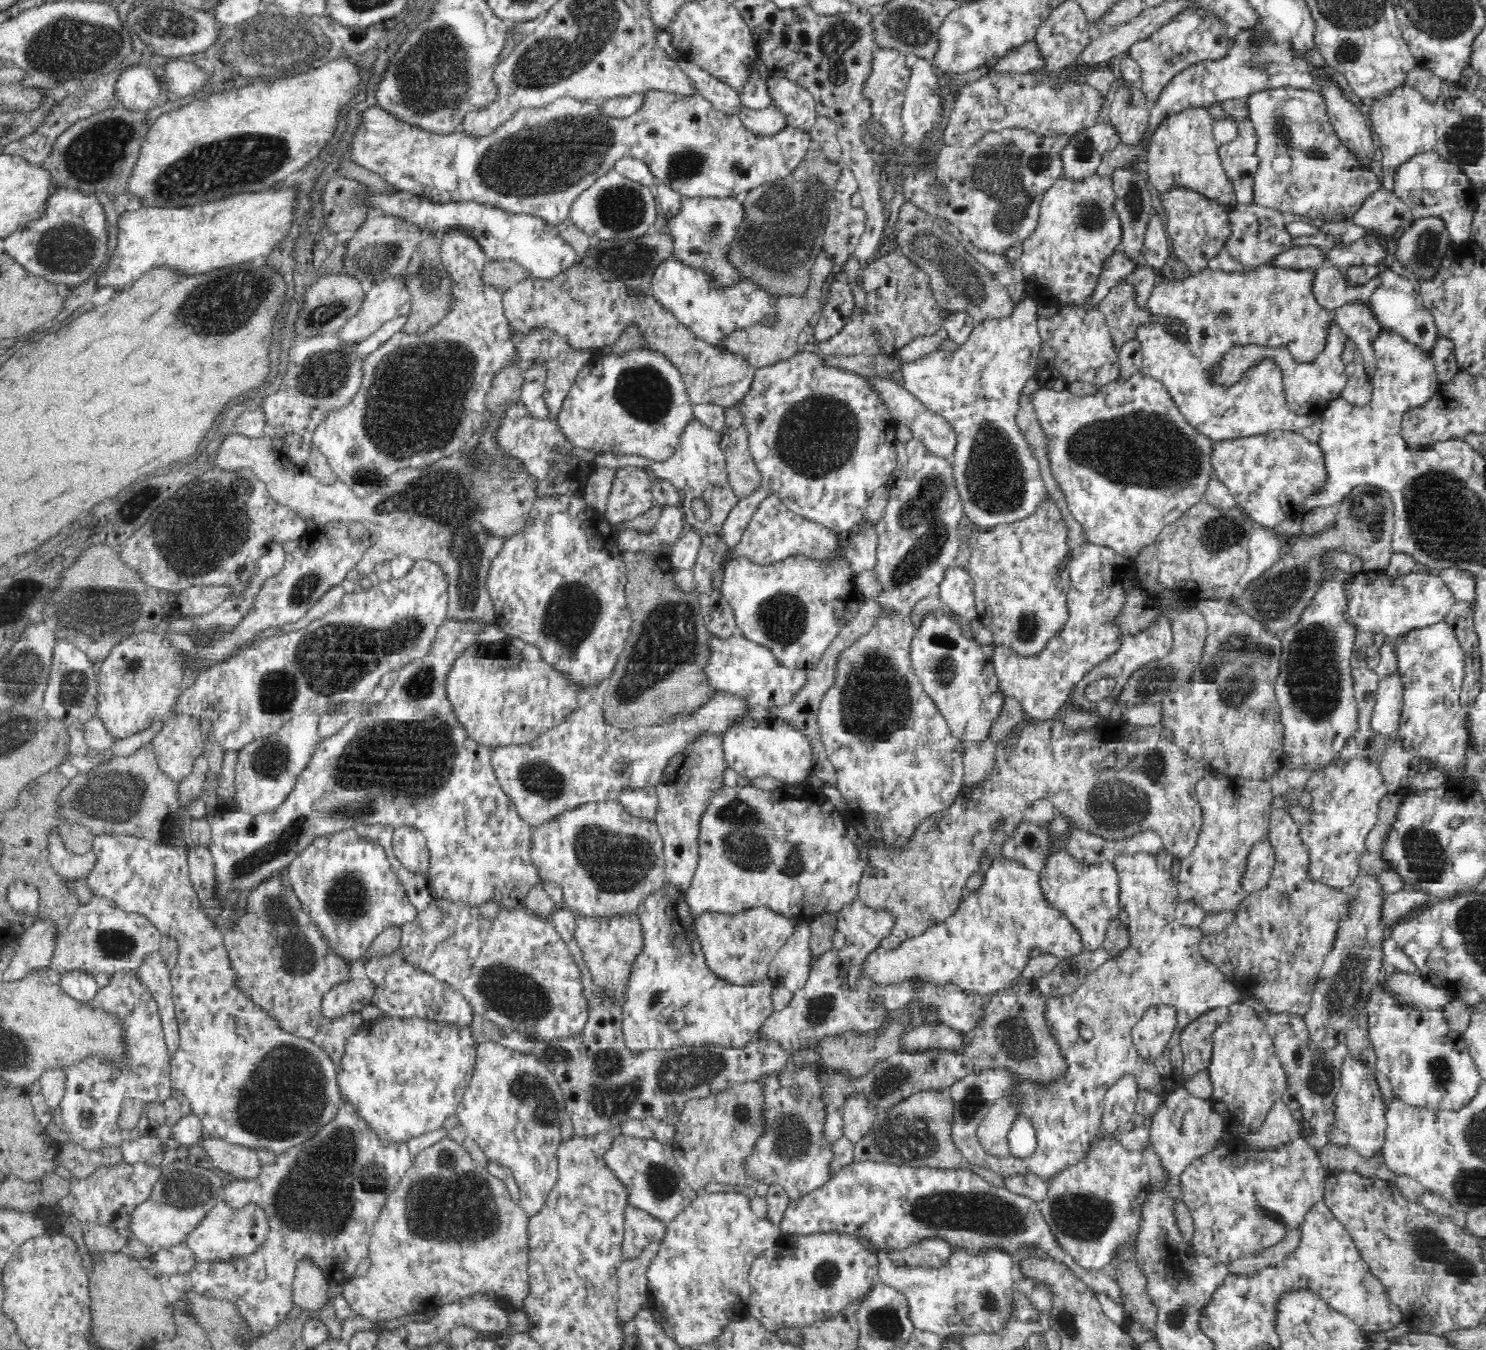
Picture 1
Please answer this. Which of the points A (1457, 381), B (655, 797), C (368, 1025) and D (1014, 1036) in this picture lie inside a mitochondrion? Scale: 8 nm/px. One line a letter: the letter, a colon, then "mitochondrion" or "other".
A: other
B: other
C: other
D: mitochondrion

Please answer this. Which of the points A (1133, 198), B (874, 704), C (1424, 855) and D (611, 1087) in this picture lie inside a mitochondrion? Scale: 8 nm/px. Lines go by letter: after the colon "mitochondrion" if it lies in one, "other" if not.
A: mitochondrion
B: mitochondrion
C: mitochondrion
D: mitochondrion

